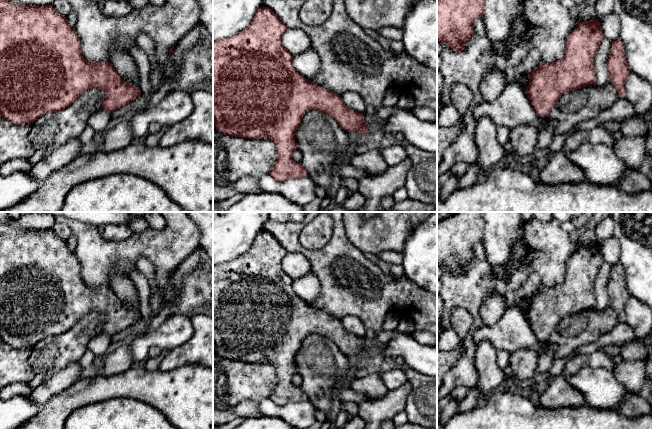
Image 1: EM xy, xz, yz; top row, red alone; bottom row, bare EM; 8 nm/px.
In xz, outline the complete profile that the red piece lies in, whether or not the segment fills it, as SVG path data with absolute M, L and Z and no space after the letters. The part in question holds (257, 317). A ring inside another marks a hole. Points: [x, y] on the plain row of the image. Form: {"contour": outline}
{"contour": "M263 230L257 234L244 254L229 262L213 265L213 342L216 354L224 359L240 362L272 363L277 383L269 398L279 406L308 400L303 390L292 384L292 376L297 374L295 358L307 335L318 334L331 340L347 356L359 356L363 359L368 356L362 337L349 333L340 319L316 309L294 293L293 279L282 269L282 259L287 253L271 233Z"}

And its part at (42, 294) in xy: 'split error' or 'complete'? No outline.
complete

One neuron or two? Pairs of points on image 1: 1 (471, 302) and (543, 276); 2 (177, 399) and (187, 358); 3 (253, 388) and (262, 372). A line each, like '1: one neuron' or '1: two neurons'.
1: one neuron
2: two neurons
3: one neuron

